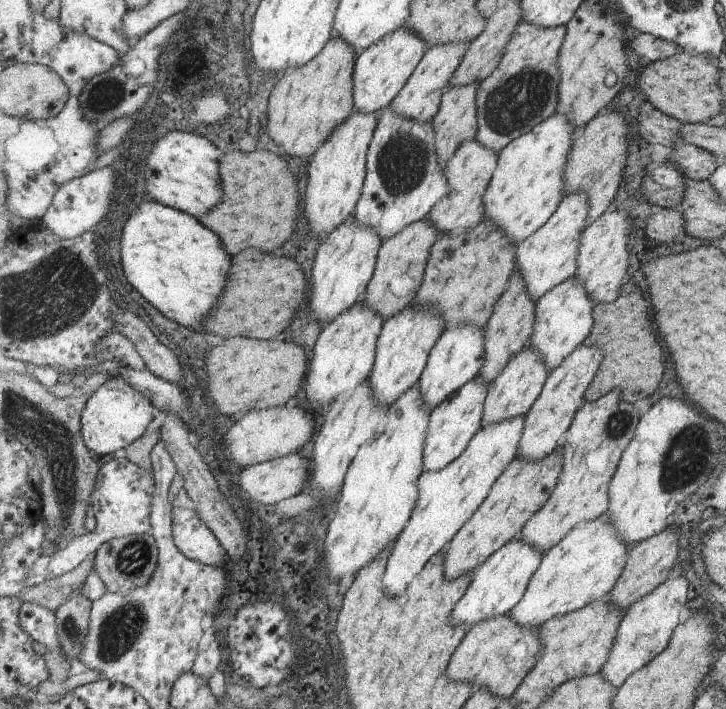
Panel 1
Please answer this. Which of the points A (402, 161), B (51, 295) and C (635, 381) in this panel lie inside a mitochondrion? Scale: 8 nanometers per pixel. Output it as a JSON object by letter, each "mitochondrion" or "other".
{"A":"mitochondrion","B":"mitochondrion","C":"other"}

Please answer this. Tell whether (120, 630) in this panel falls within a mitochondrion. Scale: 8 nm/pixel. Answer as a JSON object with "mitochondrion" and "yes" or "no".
{"mitochondrion":"yes"}

